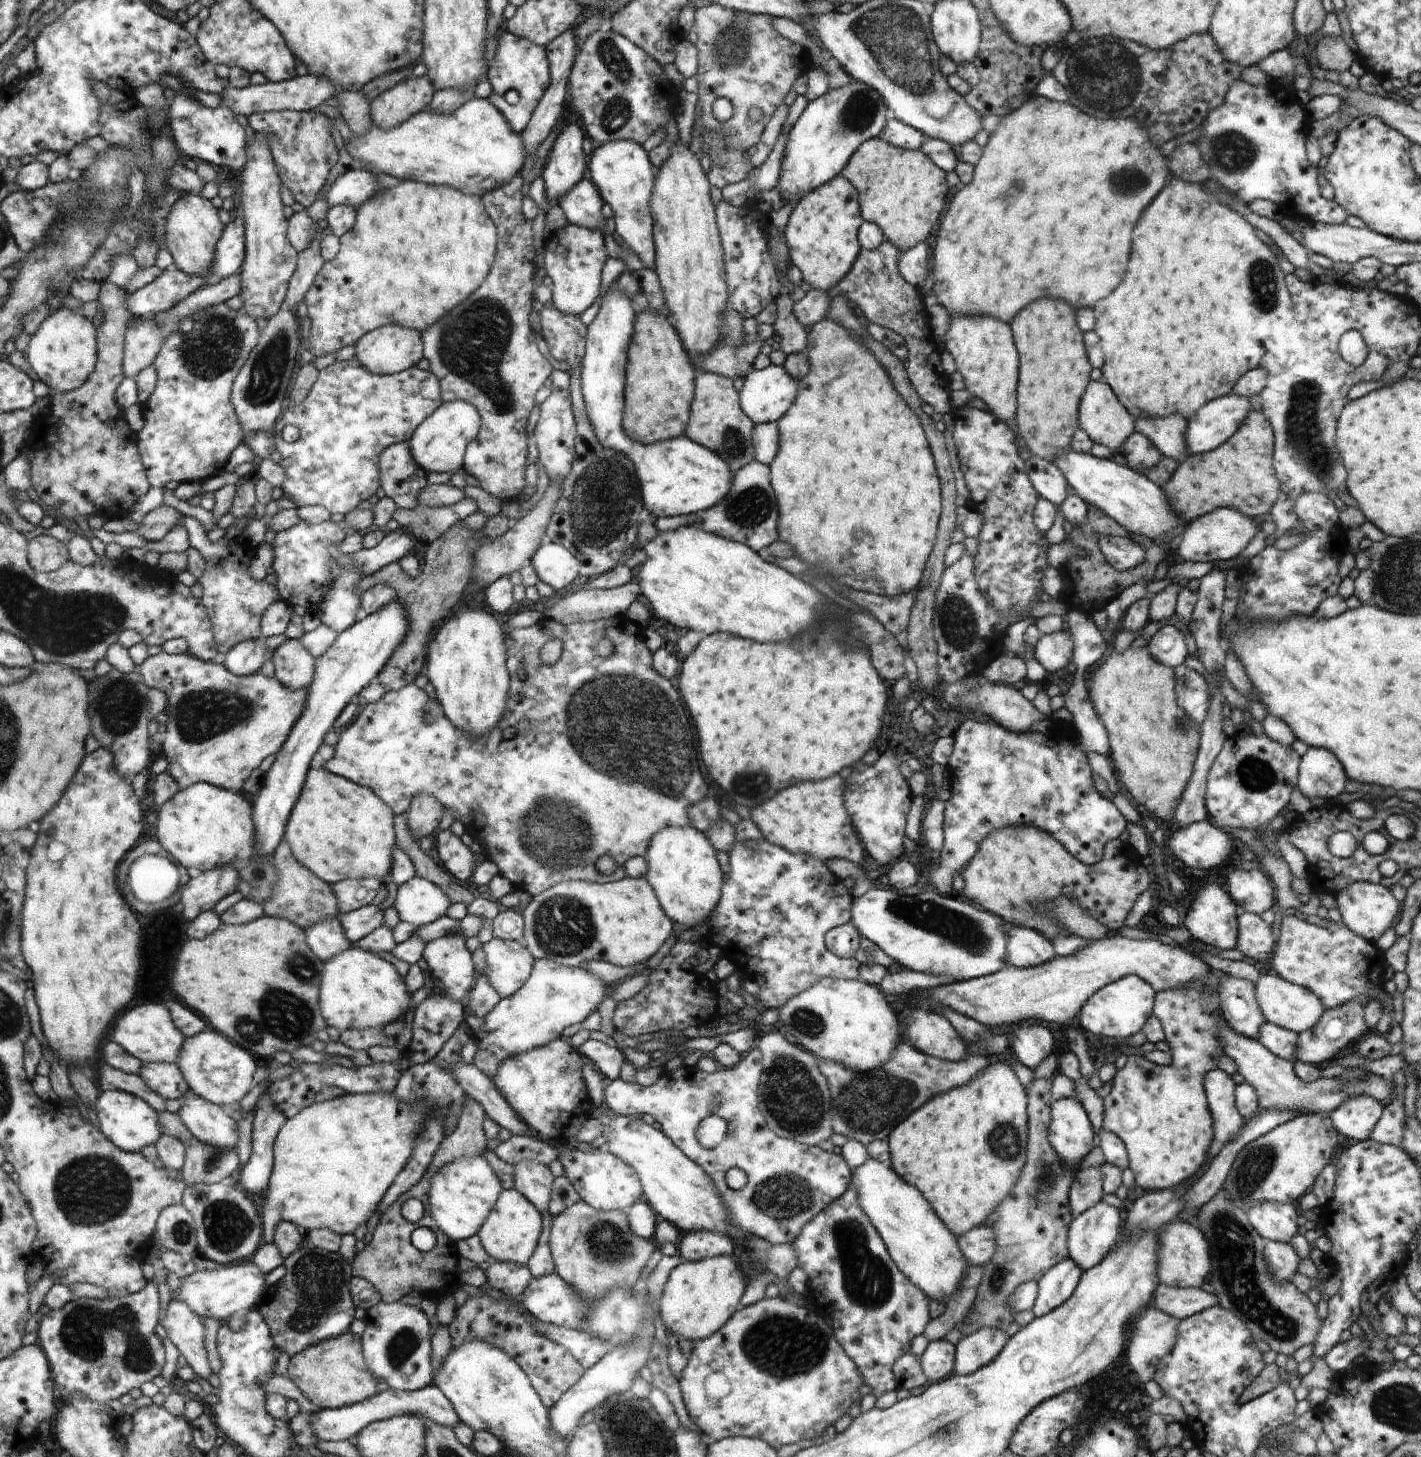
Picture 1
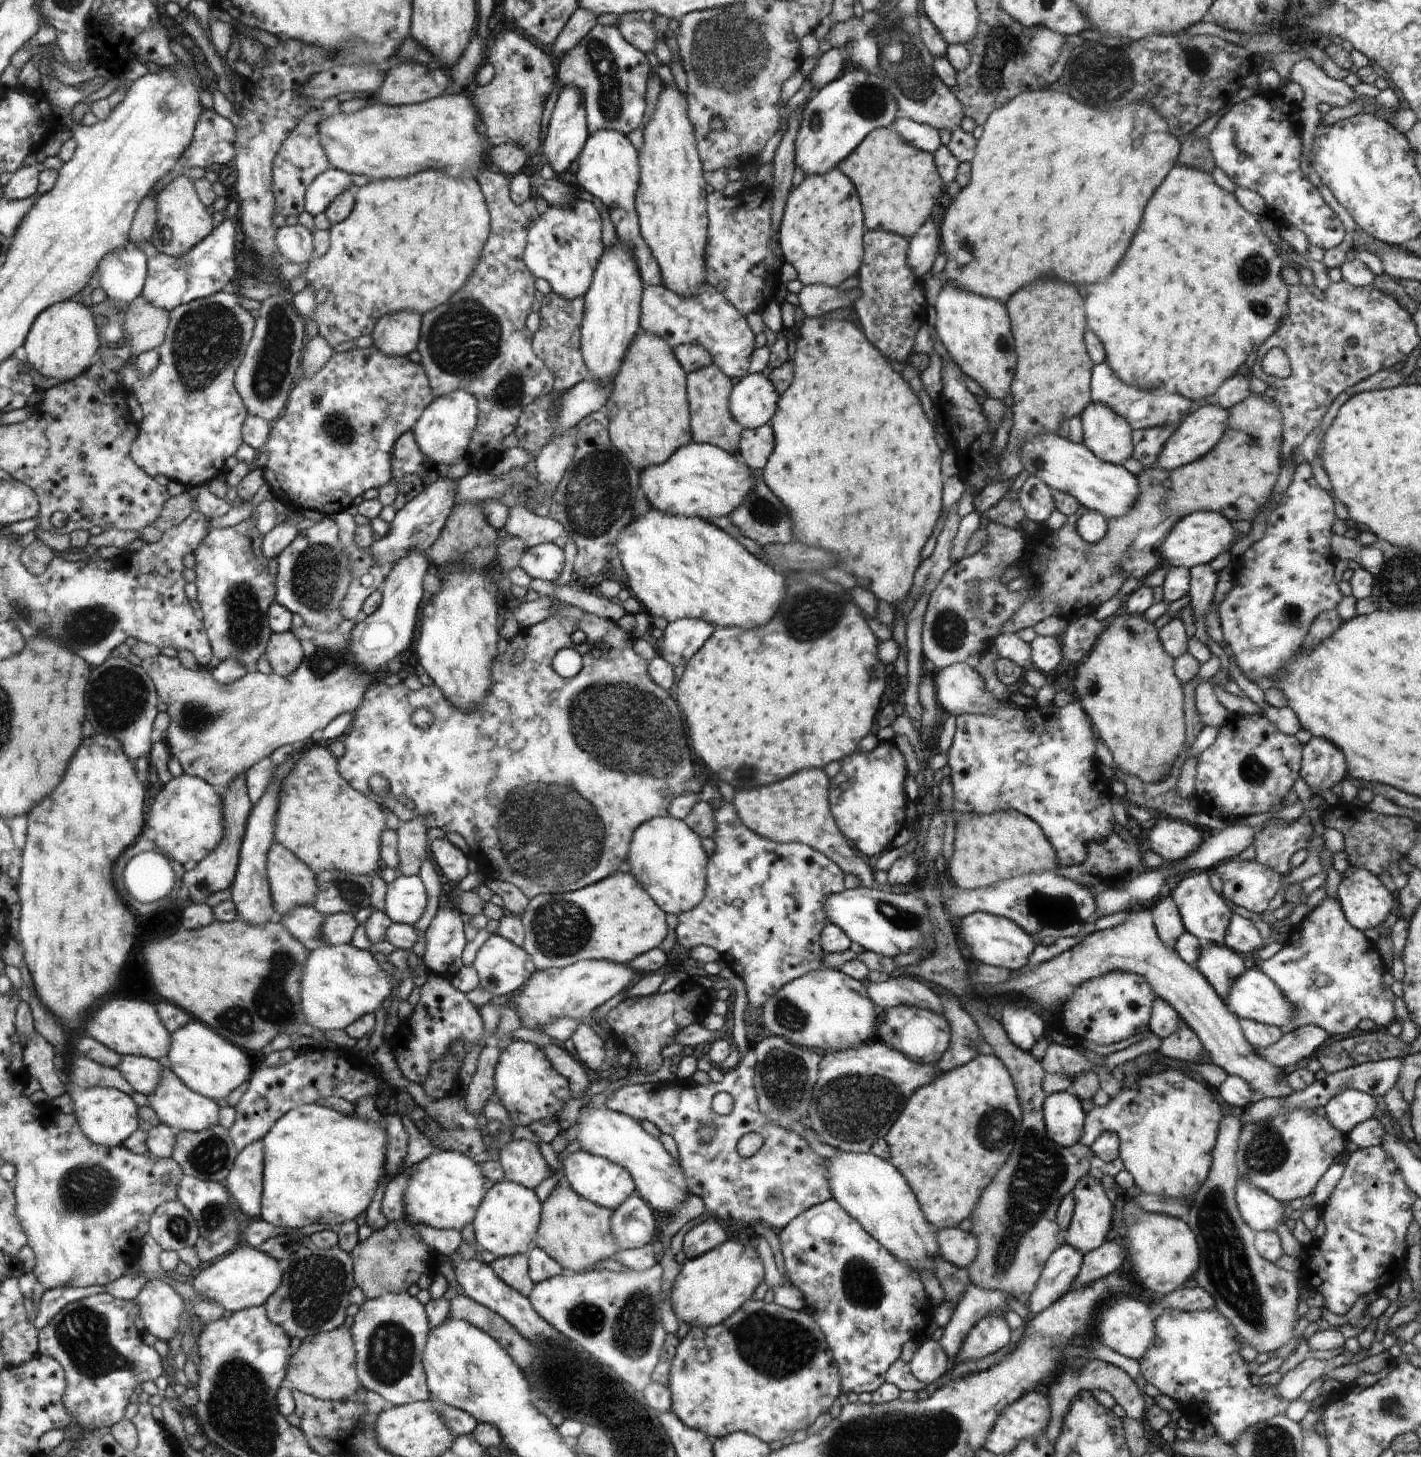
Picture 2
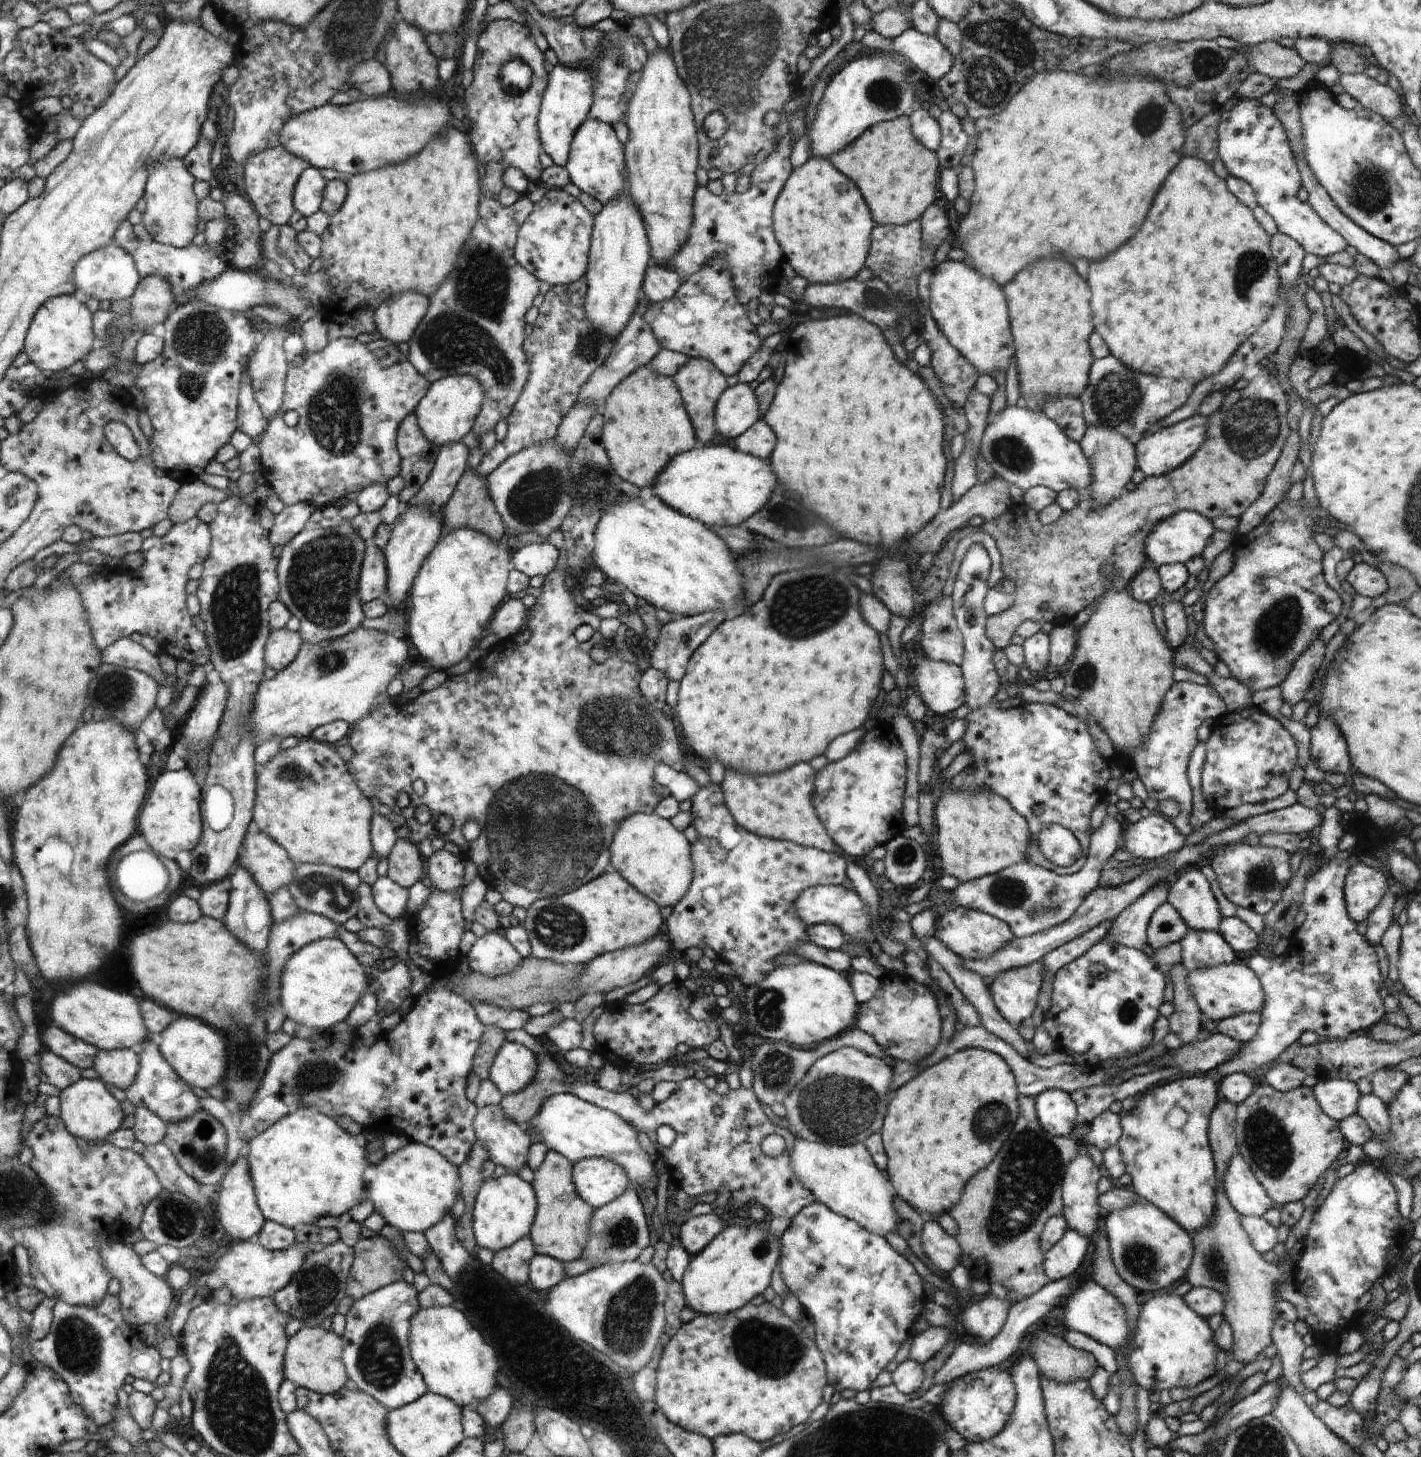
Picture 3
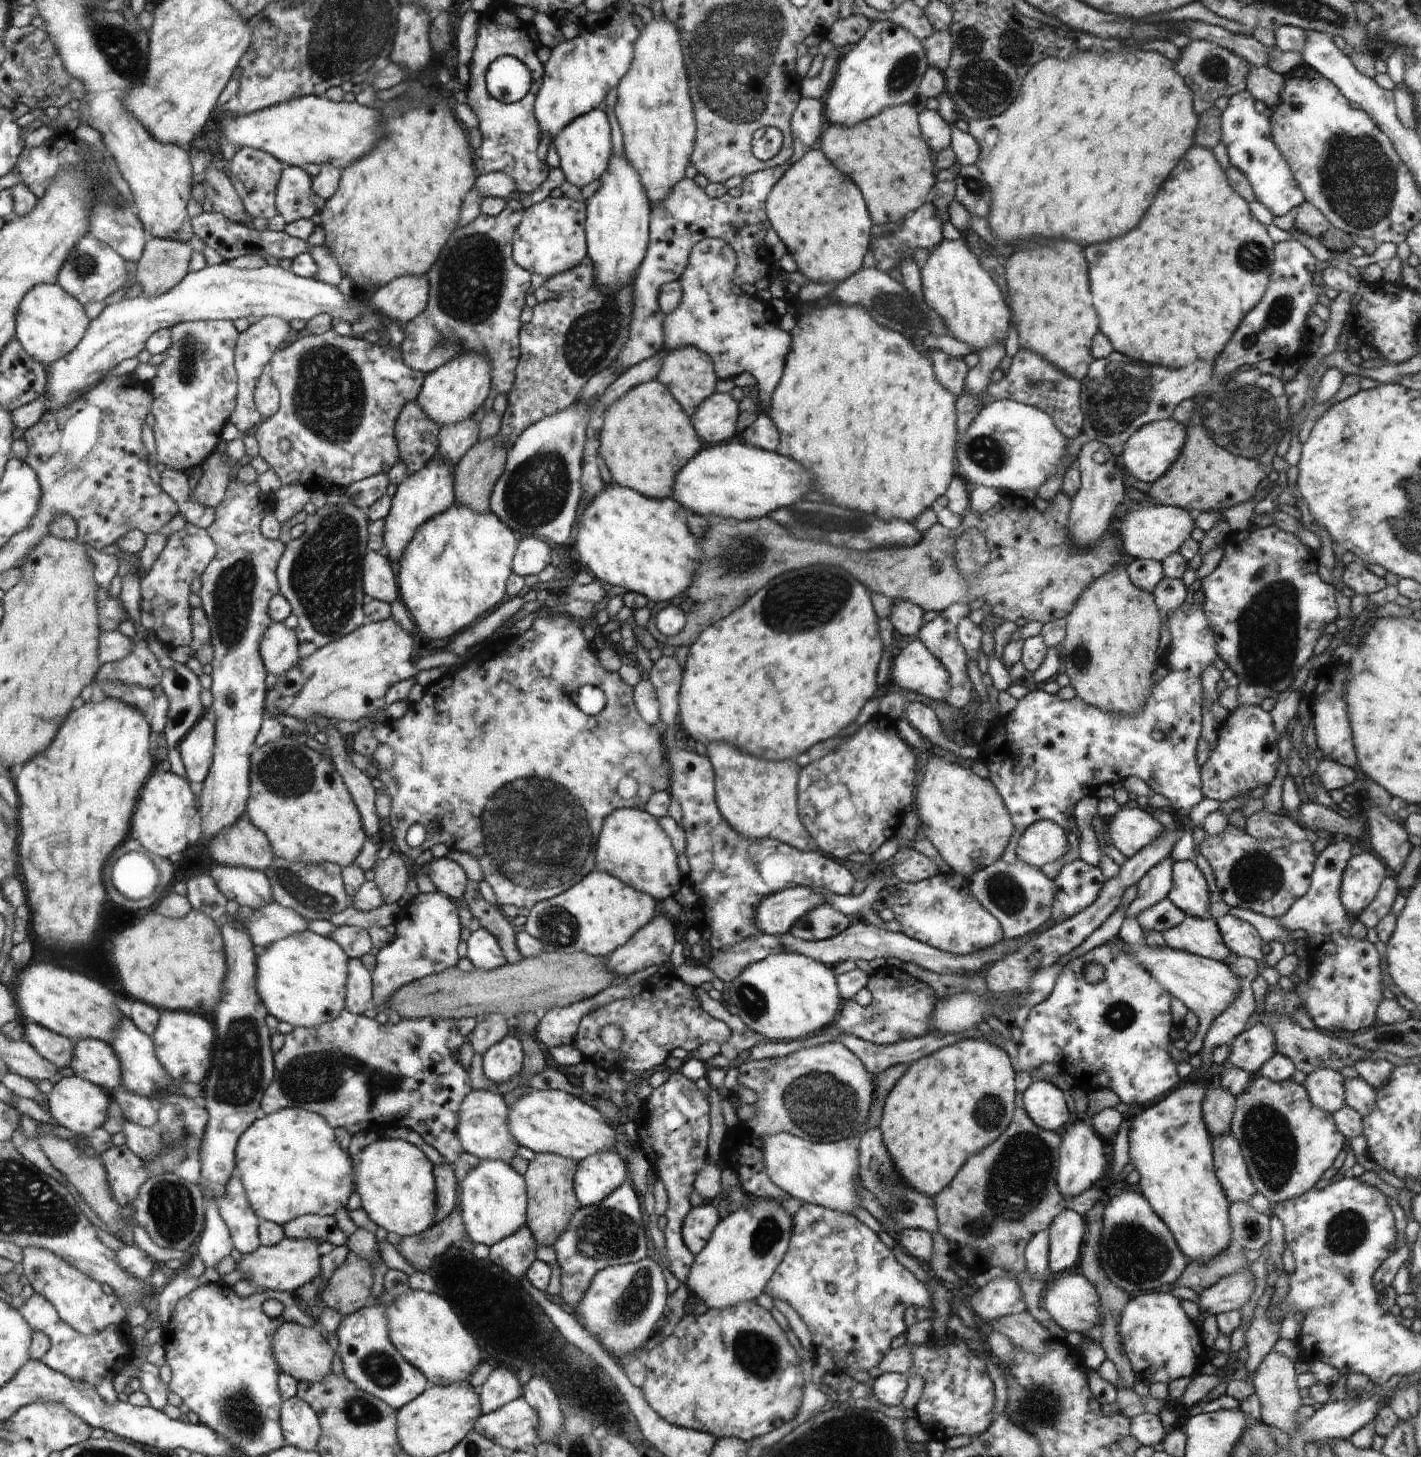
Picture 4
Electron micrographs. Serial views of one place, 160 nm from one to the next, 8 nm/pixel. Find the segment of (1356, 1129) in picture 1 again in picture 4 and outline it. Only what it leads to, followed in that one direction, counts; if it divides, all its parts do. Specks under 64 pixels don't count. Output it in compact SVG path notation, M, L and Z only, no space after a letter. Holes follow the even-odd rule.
M1318 1068L1306 1076L1302 1086L1314 1106L1333 1114L1346 1105L1344 1080L1340 1071Z

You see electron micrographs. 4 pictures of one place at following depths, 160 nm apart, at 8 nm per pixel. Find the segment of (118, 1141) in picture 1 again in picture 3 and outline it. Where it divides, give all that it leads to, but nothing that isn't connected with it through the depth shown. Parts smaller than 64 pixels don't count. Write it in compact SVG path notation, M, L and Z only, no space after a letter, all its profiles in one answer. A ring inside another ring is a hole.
M82 1078L71 1087L64 1089L60 1098L62 1118L72 1131L72 1136L86 1145L105 1142L112 1132L116 1132L123 1126L124 1113L120 1101L116 1099L102 1080Z

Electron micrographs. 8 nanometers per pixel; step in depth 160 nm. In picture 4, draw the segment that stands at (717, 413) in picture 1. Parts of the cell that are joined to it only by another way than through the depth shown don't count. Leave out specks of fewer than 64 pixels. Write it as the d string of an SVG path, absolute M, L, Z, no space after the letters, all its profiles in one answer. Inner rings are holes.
M682 346L682 348L667 350L666 356L662 360L662 368L658 372L657 380L667 386L688 416L694 416L696 408L699 408L700 404L703 404L703 401L707 400L710 394L714 394L716 374L714 374L713 361L710 358L708 354L704 354L694 346Z

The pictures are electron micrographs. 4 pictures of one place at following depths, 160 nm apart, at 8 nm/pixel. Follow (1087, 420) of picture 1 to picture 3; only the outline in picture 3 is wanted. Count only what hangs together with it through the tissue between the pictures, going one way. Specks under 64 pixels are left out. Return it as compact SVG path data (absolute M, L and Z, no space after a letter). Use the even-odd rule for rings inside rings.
M1087 425L1079 443L1084 456L1090 463L1093 474L1093 483L1088 490L1090 494L1087 497L1097 505L1102 503L1105 506L1106 503L1118 498L1125 490L1126 484L1131 481L1130 478L1137 468L1135 444L1115 430L1092 425Z

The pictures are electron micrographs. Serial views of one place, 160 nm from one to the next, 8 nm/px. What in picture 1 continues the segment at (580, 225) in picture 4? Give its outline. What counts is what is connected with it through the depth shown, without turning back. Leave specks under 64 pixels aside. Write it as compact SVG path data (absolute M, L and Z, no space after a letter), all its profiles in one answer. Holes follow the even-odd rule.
M569 224L554 231L544 246L545 271L552 278L553 303L564 314L580 316L600 296L600 274L608 254L600 231Z

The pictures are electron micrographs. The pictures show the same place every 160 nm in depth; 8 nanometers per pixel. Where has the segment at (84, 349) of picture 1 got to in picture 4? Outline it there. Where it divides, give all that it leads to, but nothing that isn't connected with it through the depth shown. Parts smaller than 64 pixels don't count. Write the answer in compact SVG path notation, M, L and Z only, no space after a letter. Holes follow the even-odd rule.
M38 284L28 292L18 312L17 338L26 351L40 363L54 364L66 358L83 340L91 321L80 304L70 292L59 284Z

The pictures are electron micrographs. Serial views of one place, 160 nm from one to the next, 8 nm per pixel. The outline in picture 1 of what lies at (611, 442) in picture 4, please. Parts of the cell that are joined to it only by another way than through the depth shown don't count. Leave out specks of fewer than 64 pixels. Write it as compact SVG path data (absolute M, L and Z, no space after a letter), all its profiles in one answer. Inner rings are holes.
M636 310L634 334L627 348L624 428L628 436L644 444L675 439L687 430L690 402L694 402L696 368L683 347L682 338L662 313Z

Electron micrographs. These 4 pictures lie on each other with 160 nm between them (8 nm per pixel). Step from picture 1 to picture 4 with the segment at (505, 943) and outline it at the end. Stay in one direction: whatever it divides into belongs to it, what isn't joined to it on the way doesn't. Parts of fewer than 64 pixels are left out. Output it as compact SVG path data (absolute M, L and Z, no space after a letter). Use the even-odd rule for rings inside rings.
M486 928L467 932L465 940L468 948L468 959L475 968L492 971L507 964L502 946Z

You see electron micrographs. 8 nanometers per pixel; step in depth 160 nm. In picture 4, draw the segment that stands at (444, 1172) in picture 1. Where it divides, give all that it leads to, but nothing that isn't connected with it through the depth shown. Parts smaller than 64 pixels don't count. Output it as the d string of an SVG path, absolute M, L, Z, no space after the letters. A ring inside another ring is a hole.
M381 1133L379 1139L365 1146L356 1166L356 1193L362 1202L362 1209L375 1227L382 1227L387 1232L394 1232L402 1237L418 1236L435 1224L438 1214L438 1189L435 1185L435 1174L432 1172L430 1160L422 1154L422 1150L404 1140L392 1140Z

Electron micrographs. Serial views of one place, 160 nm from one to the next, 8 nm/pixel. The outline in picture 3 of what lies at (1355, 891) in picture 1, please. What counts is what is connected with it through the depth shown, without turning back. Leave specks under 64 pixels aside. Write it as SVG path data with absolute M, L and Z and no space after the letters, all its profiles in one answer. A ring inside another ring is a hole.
M1362 862L1347 870L1344 883L1344 902L1348 916L1362 922L1380 904L1392 880L1384 870L1369 867Z

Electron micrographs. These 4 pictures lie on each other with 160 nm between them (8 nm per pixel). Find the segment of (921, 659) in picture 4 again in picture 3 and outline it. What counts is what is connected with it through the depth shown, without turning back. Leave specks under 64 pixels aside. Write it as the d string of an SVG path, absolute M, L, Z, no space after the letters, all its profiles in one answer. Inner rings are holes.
M925 658L913 670L922 700L936 714L948 714L966 705L961 665Z

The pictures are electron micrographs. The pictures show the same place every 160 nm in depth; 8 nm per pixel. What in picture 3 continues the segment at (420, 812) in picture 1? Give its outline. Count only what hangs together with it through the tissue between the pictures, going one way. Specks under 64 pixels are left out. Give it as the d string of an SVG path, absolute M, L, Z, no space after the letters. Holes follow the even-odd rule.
M402 837L396 841L388 856L388 874L393 881L409 889L420 880L424 872L424 857L418 851L418 845L410 838Z

